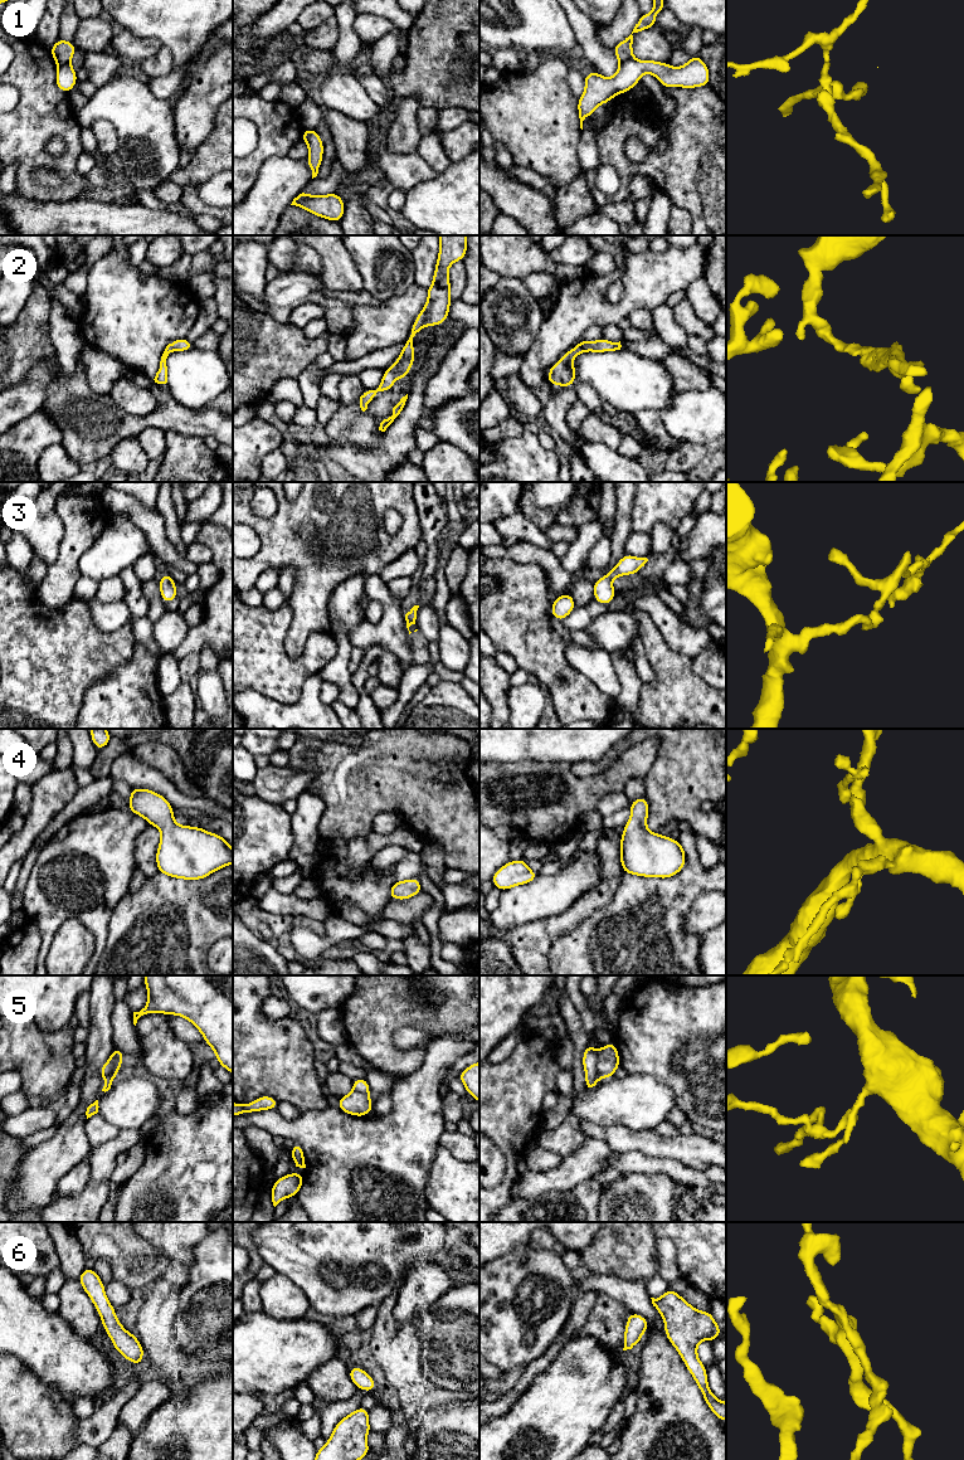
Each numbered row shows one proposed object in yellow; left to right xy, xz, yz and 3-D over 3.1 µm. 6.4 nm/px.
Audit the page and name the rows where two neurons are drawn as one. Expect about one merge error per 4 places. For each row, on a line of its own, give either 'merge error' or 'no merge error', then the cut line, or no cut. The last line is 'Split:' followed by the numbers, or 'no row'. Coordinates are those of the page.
1: merge error | yz (632, 57), (621, 63)
2: no merge error | no cut
3: no merge error | no cut
4: no merge error | no cut
5: merge error | yz (597, 1051), (597, 1072), (599, 1075)
6: no merge error | no cut
Split: 1, 5

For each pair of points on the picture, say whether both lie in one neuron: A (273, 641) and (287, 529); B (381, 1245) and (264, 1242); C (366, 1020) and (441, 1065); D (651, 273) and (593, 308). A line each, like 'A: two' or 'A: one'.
A: two
B: one
C: two
D: one

